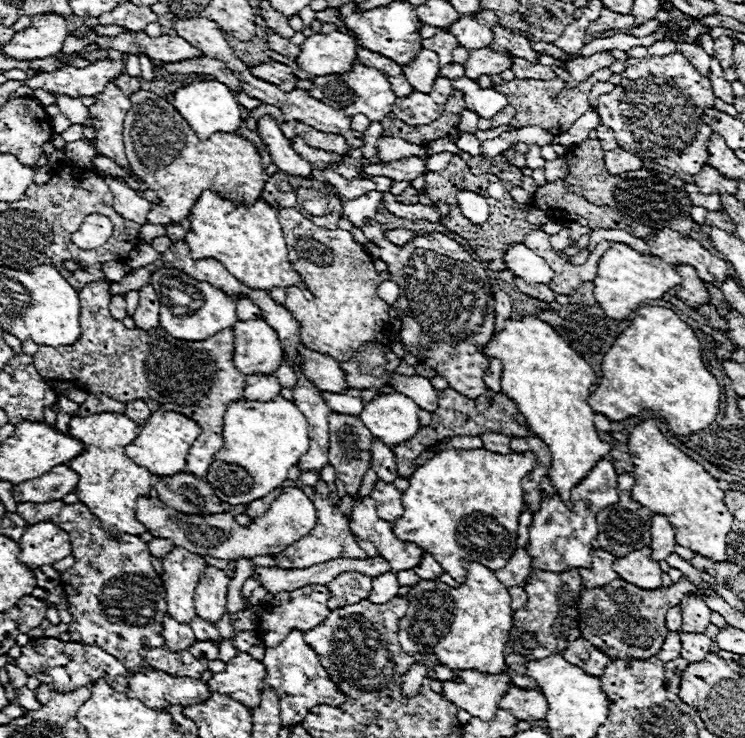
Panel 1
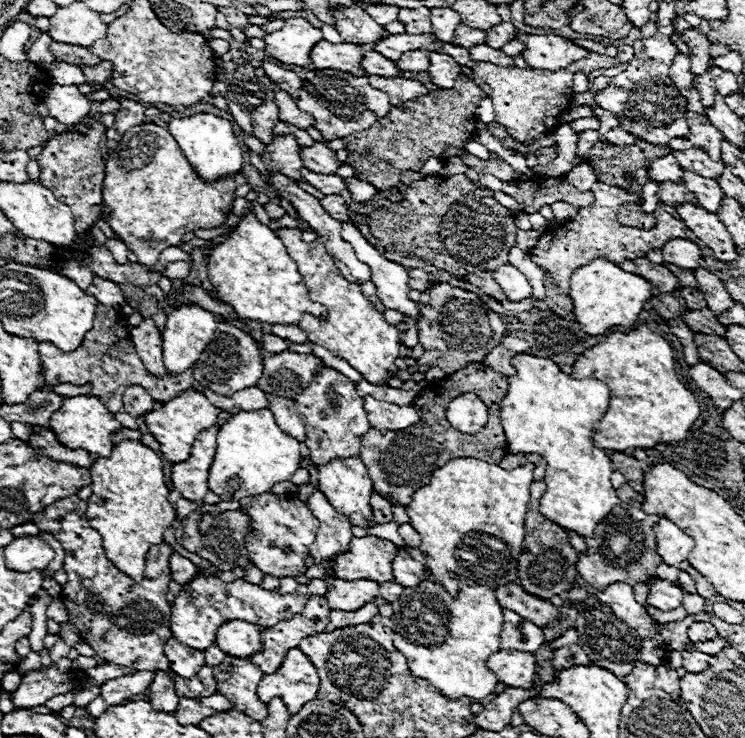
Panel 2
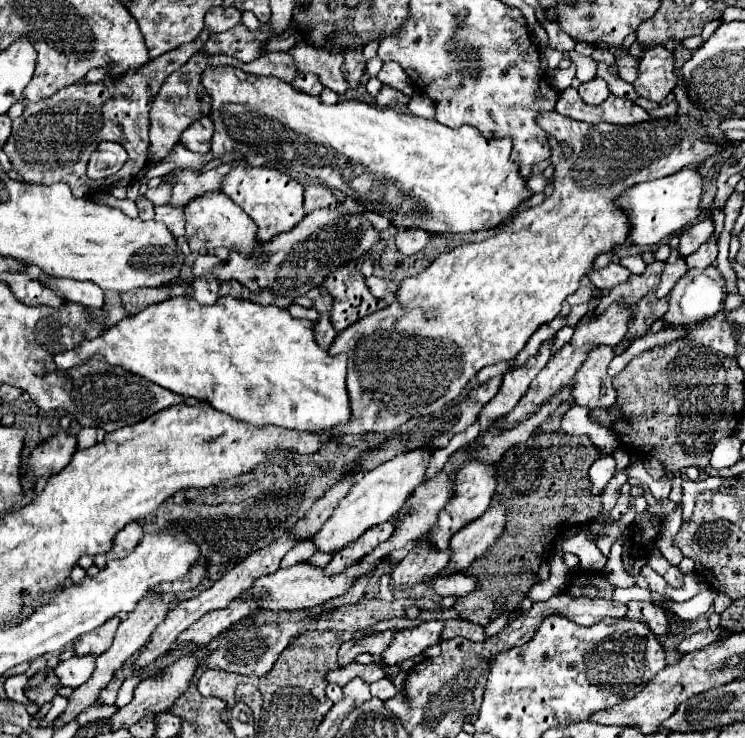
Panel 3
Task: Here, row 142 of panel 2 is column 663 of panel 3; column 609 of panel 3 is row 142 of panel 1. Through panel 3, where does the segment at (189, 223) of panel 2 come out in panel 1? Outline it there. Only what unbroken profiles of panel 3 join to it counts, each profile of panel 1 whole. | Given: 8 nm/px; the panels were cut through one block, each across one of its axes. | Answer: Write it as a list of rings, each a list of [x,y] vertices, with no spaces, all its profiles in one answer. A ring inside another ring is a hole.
[[[150,90],[130,94],[130,102],[132,108],[124,120],[126,158],[134,174],[138,174],[138,178],[160,198],[160,204],[152,204],[150,208],[150,224],[166,226],[168,222],[188,218],[204,190],[212,190],[246,206],[260,200],[266,174],[262,156],[250,140],[224,132],[218,132],[208,140],[200,140],[174,106]]]

